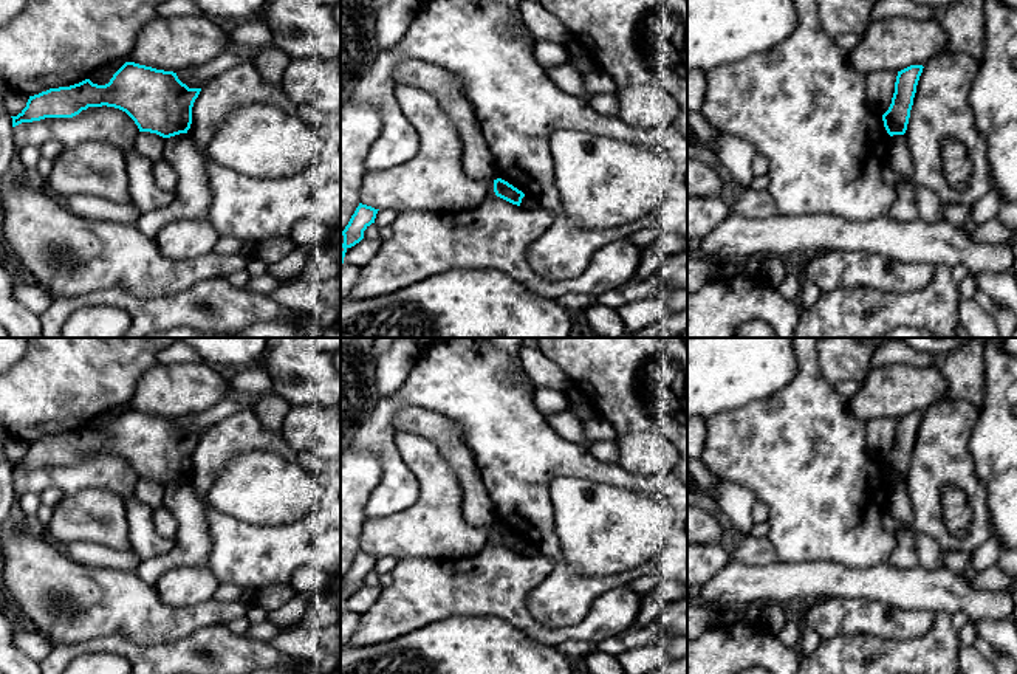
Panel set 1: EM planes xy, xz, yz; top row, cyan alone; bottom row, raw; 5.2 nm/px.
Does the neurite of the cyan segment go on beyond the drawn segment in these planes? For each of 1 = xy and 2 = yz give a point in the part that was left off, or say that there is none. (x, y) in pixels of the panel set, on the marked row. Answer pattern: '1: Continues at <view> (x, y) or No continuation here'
1: No continuation here
2: No continuation here

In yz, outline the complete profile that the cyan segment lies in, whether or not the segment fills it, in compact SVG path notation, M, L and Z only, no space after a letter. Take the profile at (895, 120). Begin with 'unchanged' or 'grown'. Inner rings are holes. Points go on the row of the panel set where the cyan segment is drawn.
unchanged; M910 65L898 71L892 104L882 115L884 127L890 136L904 135L907 130L910 110L923 68L923 65Z

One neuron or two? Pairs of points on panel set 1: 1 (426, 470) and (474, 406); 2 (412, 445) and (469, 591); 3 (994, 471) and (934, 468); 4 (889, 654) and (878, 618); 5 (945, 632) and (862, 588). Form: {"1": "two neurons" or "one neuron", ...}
{"1": "two neurons", "2": "two neurons", "3": "two neurons", "4": "two neurons", "5": "two neurons"}

